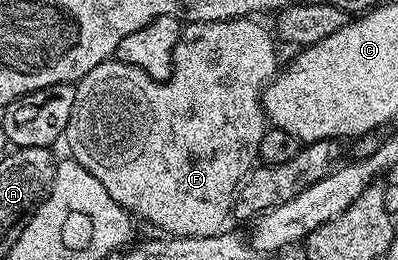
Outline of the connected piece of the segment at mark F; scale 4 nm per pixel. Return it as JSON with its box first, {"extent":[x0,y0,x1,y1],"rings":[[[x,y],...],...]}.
{"extent":[64,18,277,238],"rings":[[[231,18],[225,22],[190,22],[181,29],[180,39],[174,48],[174,64],[172,65],[172,77],[167,82],[155,82],[146,72],[134,68],[125,62],[109,60],[92,68],[86,76],[75,83],[74,104],[70,112],[64,142],[67,142],[69,155],[76,163],[82,165],[96,177],[110,192],[114,201],[137,219],[145,218],[152,226],[157,226],[157,231],[168,236],[181,238],[182,236],[210,236],[218,234],[225,229],[224,222],[233,213],[236,205],[236,194],[244,182],[244,177],[257,165],[260,157],[260,145],[266,129],[266,115],[262,95],[264,87],[276,77],[277,39],[273,31],[264,26],[259,26],[259,21],[252,18]]]}

